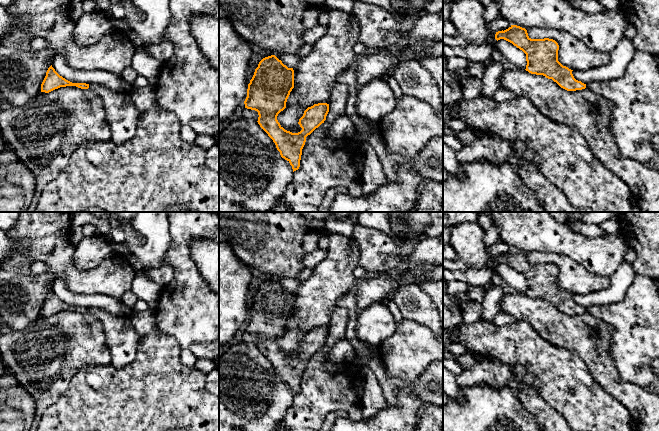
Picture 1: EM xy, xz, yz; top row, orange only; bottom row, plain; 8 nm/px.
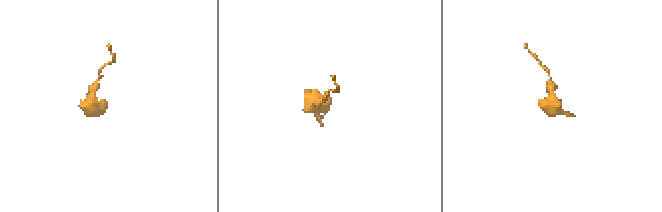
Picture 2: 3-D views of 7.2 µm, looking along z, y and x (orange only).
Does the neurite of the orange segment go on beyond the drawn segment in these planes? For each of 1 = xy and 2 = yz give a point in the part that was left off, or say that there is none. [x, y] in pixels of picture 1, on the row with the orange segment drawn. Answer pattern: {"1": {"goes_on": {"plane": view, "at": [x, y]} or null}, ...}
{"1": {"goes_on": null}, "2": {"goes_on": null}}

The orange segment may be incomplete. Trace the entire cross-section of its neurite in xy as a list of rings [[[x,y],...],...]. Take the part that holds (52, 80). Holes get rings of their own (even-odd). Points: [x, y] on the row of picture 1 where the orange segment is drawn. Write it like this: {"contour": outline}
{"contour": [[[52,65],[48,68],[46,76],[41,84],[41,92],[49,93],[55,89],[66,86],[76,86],[81,89],[88,89],[89,84],[86,83],[72,83],[62,76],[60,76]]]}

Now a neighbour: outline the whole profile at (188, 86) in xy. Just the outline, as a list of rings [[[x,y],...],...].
[[[169,0],[171,12],[165,40],[174,47],[173,55],[161,63],[155,87],[158,105],[174,113],[181,126],[191,127],[197,134],[216,137],[219,132],[219,71],[205,58],[191,33],[190,18],[208,15],[219,20],[219,0]]]

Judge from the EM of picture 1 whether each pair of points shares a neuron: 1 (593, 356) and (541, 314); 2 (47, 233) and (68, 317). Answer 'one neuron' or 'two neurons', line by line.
1: one neuron
2: two neurons

